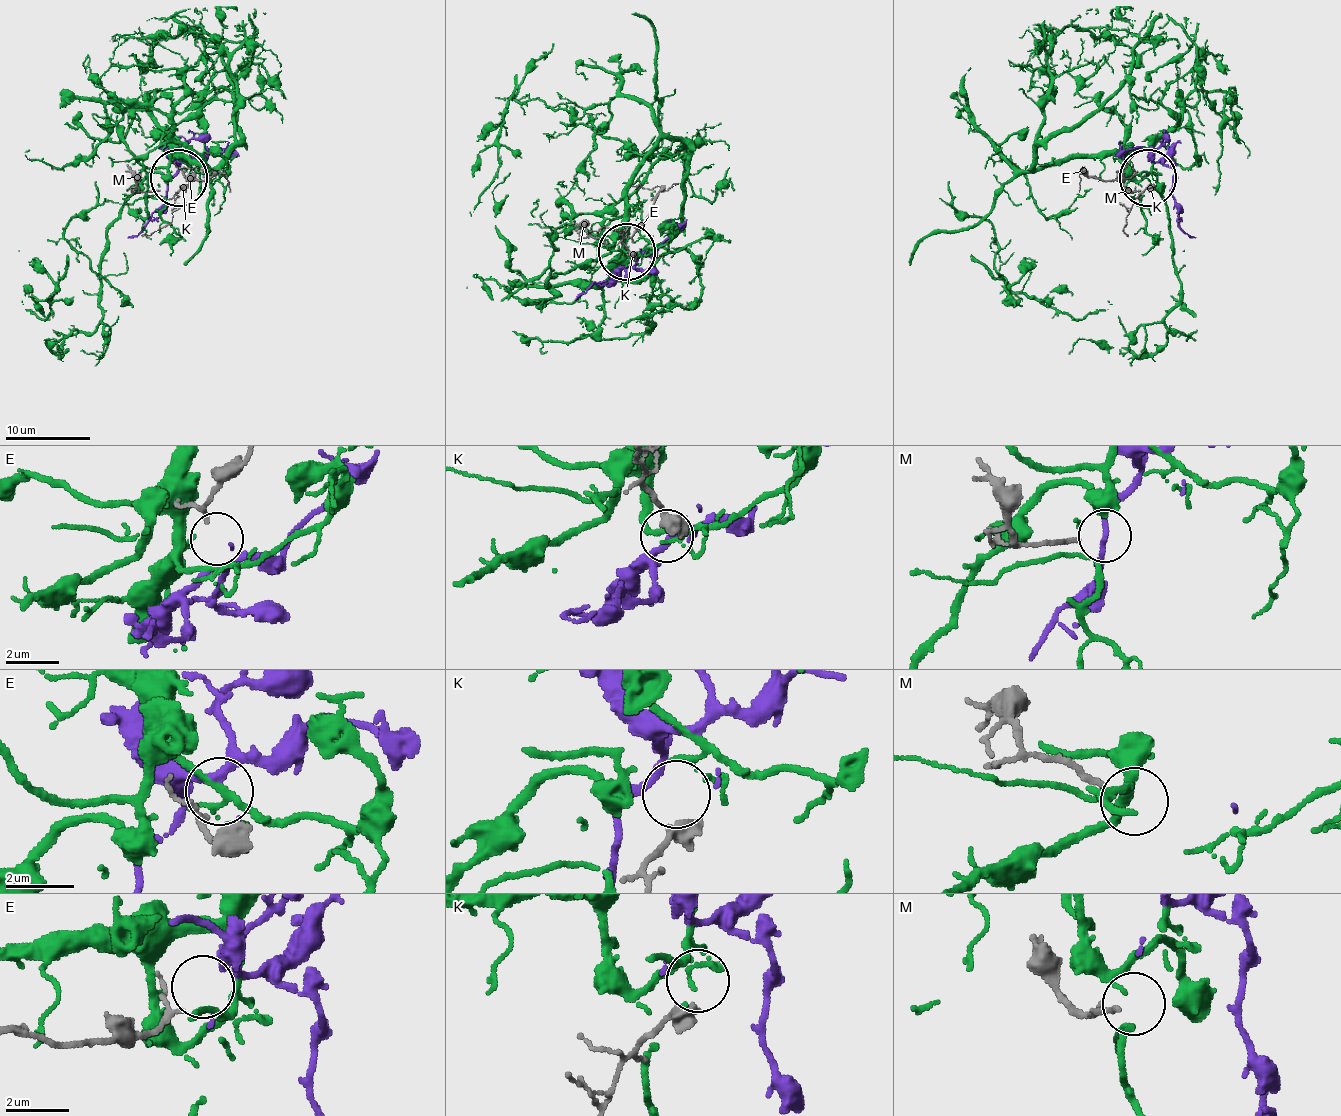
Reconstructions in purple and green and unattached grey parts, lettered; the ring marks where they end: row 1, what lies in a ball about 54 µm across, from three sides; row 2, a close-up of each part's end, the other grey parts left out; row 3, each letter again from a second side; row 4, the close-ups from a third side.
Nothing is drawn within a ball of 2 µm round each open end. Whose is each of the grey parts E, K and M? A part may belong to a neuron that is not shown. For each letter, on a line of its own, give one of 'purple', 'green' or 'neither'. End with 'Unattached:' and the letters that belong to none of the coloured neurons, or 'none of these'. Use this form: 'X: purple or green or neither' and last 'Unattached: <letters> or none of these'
E: purple
K: neither
M: neither
Unattached: K, M

